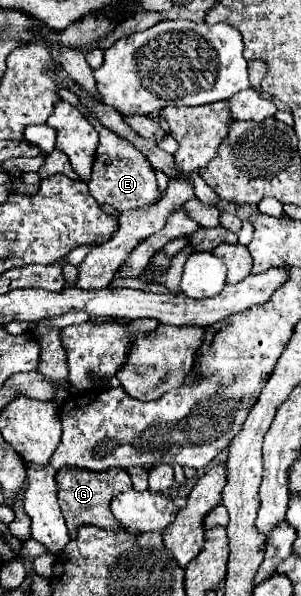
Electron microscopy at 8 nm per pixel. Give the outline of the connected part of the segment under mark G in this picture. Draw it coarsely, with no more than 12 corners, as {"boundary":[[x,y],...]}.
{"boundary":[[62,468],[58,504],[80,524],[120,530],[110,500],[132,488],[122,468]]}

